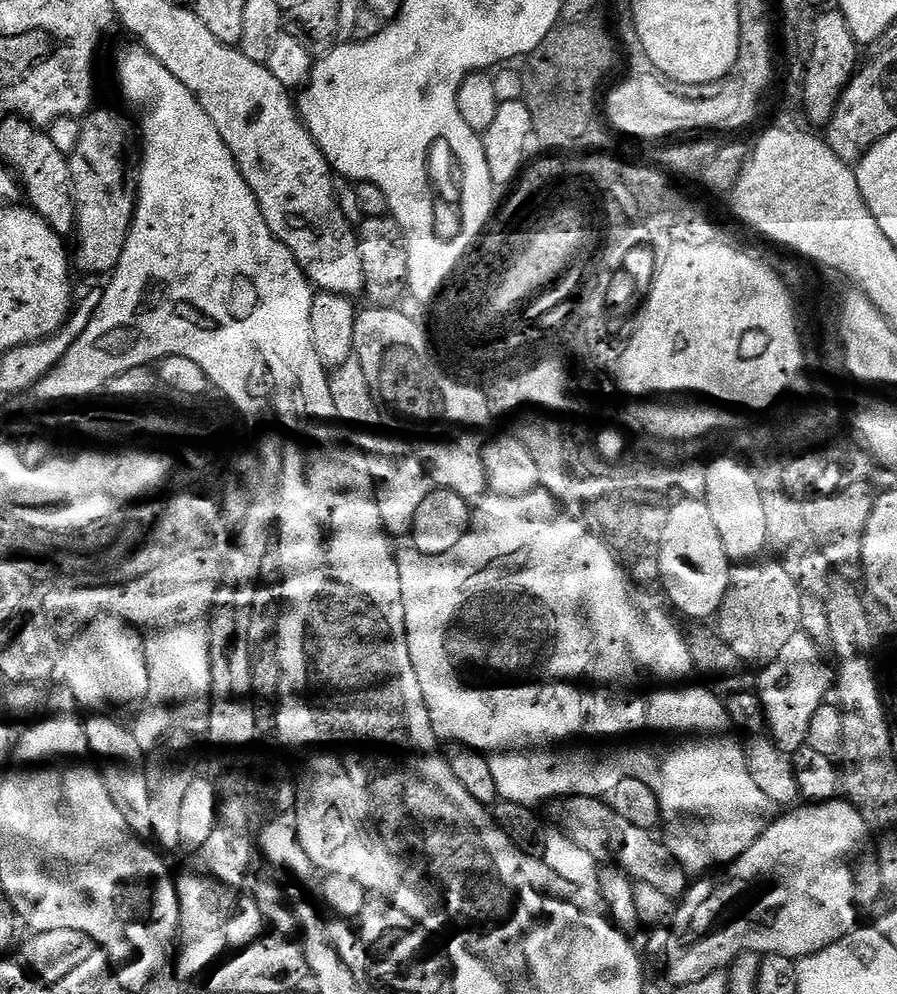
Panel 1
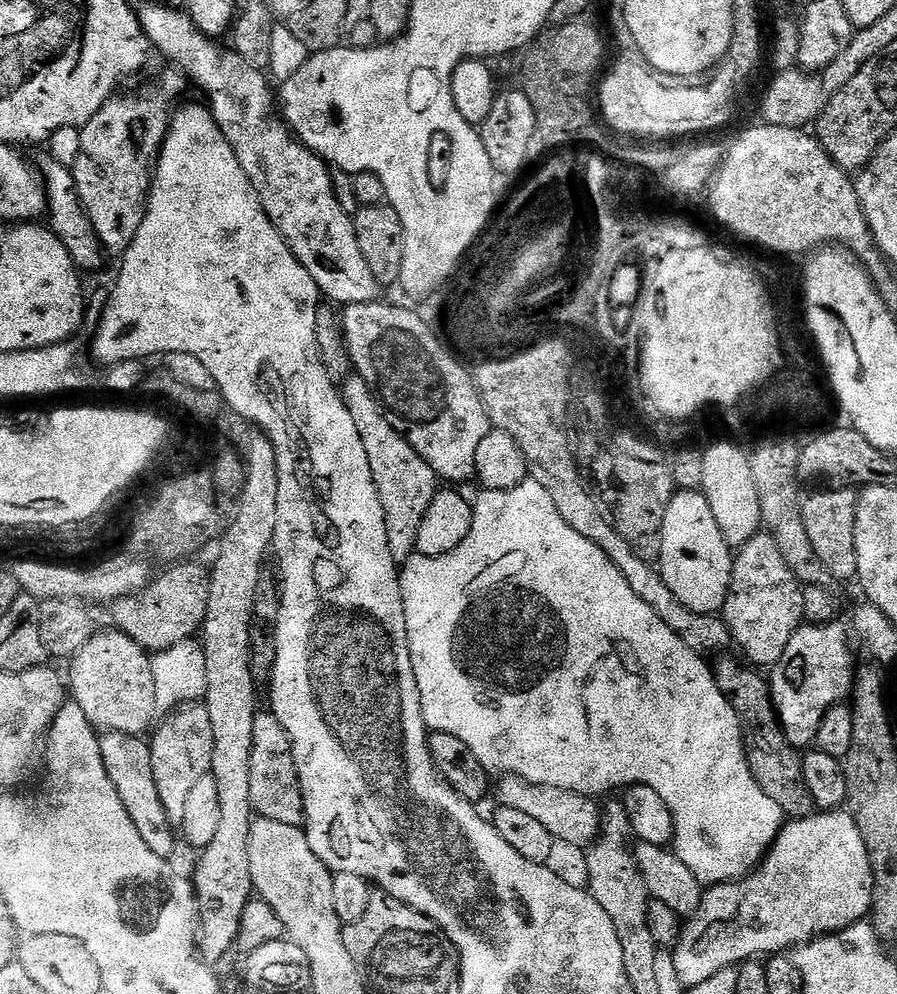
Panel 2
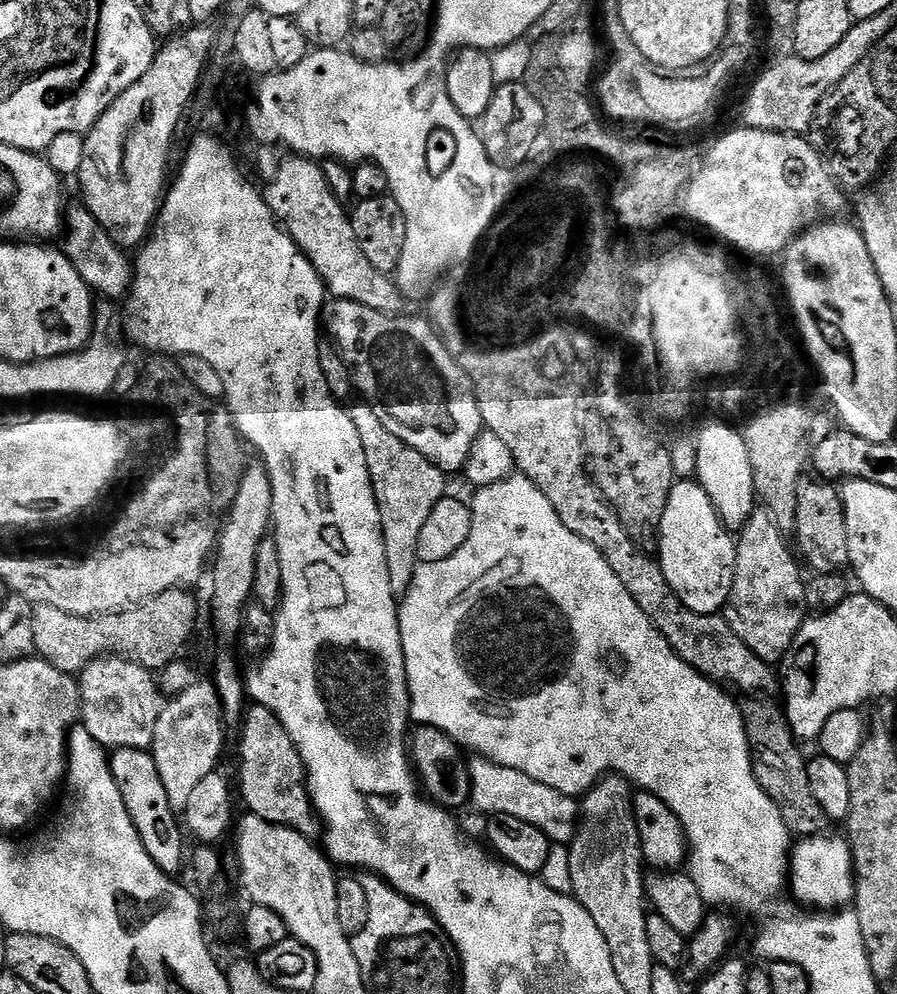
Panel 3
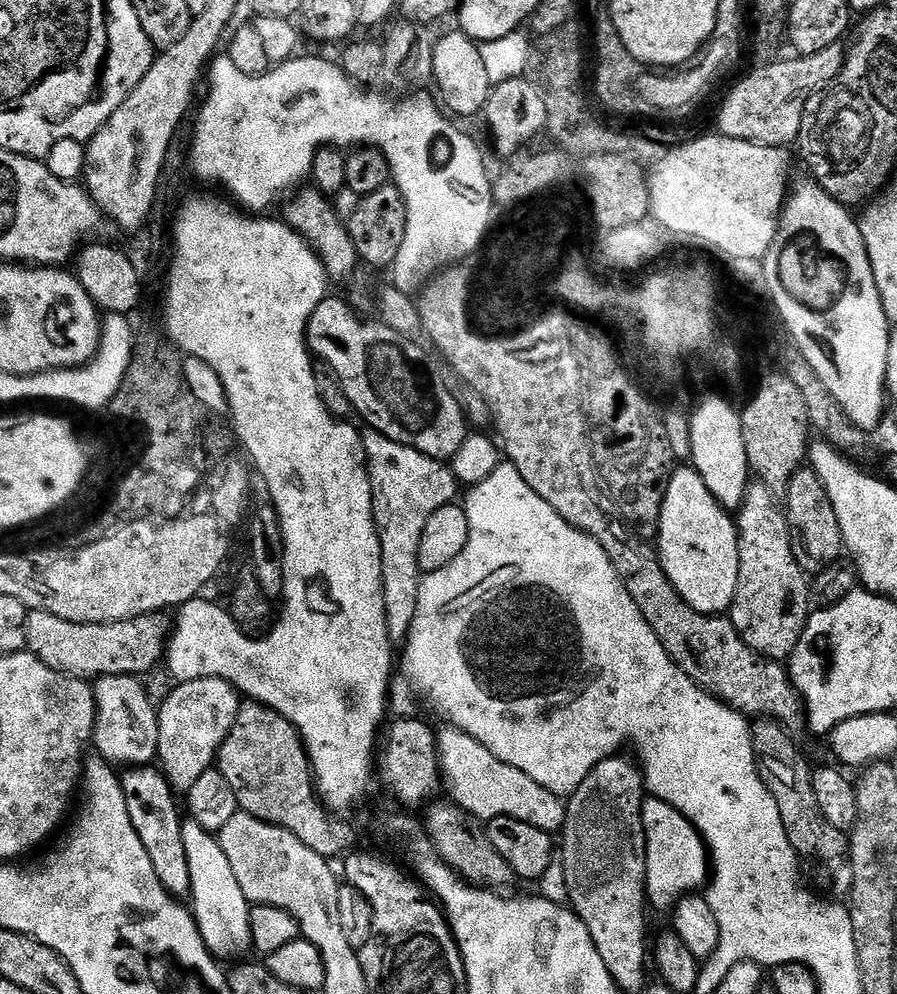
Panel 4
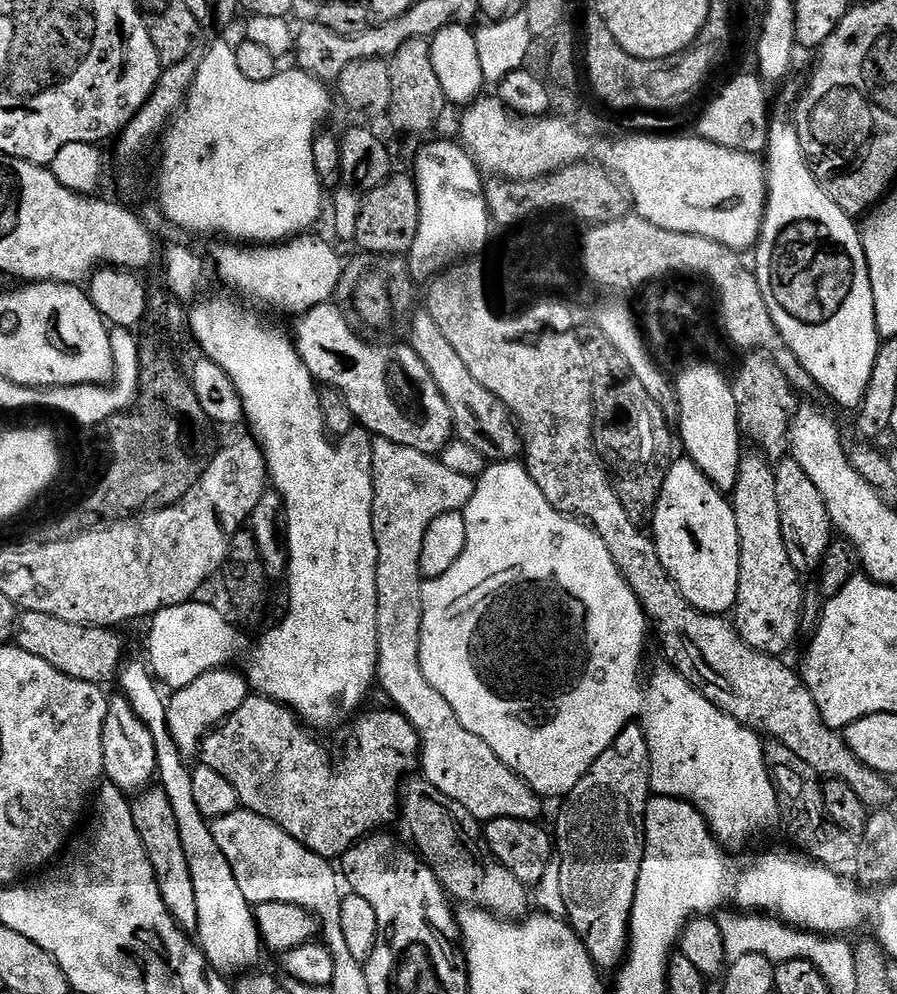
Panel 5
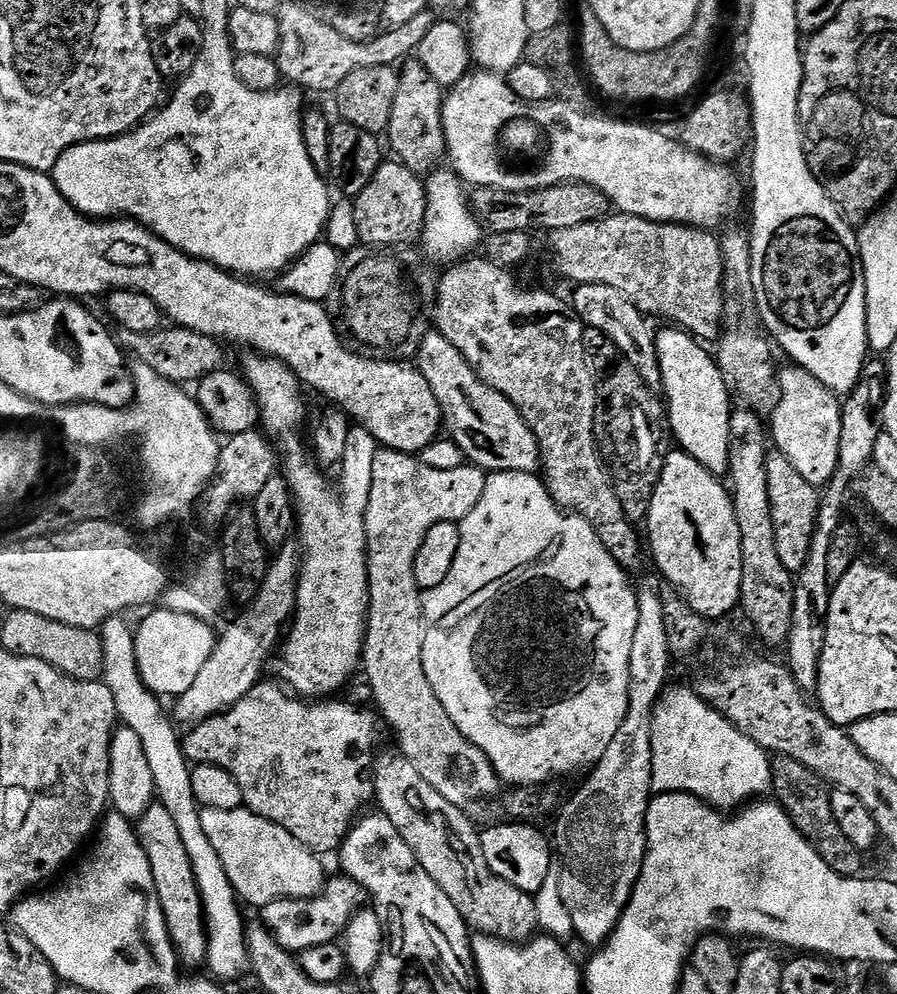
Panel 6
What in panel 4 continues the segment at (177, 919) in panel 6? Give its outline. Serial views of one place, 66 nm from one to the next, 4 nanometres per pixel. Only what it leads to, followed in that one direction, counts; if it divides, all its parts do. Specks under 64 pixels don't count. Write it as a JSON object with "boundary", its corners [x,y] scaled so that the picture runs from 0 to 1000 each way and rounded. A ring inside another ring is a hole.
{"boundary":[[[147,771],[143,778],[134,781],[136,799],[140,799],[140,816],[145,819],[145,827],[149,835],[154,835],[154,843],[158,843],[158,851],[163,851],[163,859],[167,859],[167,868],[172,870],[172,879],[176,879],[176,887],[186,895],[190,901],[208,902],[212,898],[212,870],[207,868],[207,850],[203,848],[203,813],[196,810],[194,800],[182,776],[174,771]]]}

